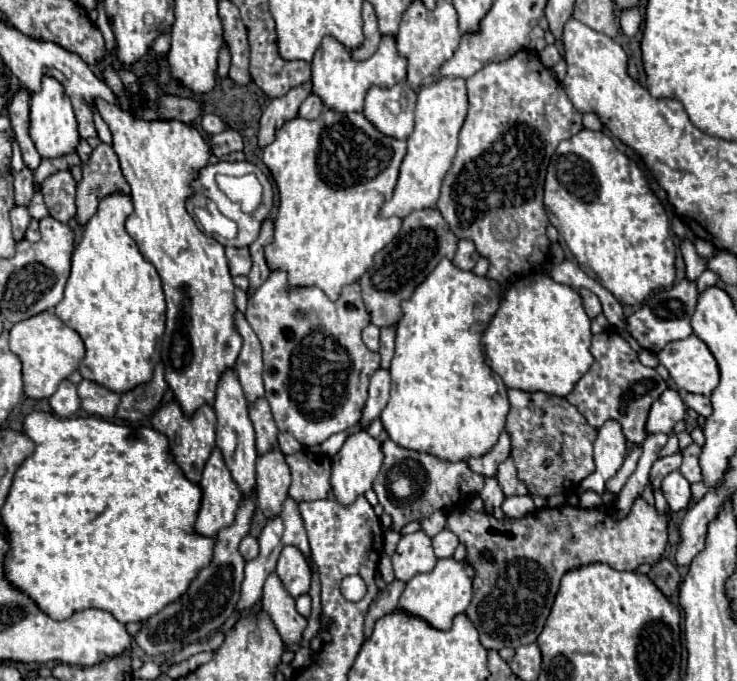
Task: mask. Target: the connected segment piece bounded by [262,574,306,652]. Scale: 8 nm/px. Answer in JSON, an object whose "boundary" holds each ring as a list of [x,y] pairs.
{"boundary":[[[270,574],[264,584],[262,608],[274,620],[274,624],[286,644],[286,650],[298,652],[298,648],[300,648],[298,644],[300,644],[302,632],[306,628],[306,618],[298,616],[294,600],[288,596],[288,592],[282,588],[282,582],[274,574]]]}

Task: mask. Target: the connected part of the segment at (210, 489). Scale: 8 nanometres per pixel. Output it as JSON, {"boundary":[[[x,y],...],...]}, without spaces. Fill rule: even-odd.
{"boundary":[[[214,450],[210,460],[206,462],[200,488],[202,504],[194,532],[200,536],[216,538],[222,528],[232,526],[236,510],[242,502],[242,494],[234,484],[220,450]]]}

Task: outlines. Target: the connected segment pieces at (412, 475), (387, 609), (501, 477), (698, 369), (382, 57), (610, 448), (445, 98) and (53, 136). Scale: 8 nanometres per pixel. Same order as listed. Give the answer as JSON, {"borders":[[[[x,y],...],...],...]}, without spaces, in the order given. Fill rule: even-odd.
{"borders":[[[[386,440],[382,444],[382,452],[384,452],[384,464],[382,464],[378,478],[374,480],[372,490],[376,492],[378,502],[382,504],[384,512],[390,514],[392,530],[396,530],[396,532],[400,532],[408,522],[414,522],[414,520],[420,522],[420,520],[428,518],[436,510],[450,514],[458,508],[464,508],[470,494],[478,494],[484,486],[484,478],[474,476],[474,472],[470,472],[466,462],[442,464],[442,460],[438,460],[436,456],[426,456],[422,452],[410,452],[398,444],[394,444],[392,440]],[[398,476],[402,476],[410,482],[412,492],[406,498],[396,498],[396,494],[392,492],[392,482]]],[[[394,580],[392,584],[386,586],[386,590],[382,590],[374,598],[374,602],[372,602],[370,610],[368,610],[368,616],[366,616],[366,626],[364,626],[364,638],[366,640],[370,638],[376,620],[380,620],[382,616],[386,616],[386,614],[390,614],[390,612],[396,610],[396,604],[398,604],[398,598],[400,598],[402,590],[404,590],[404,582]]],[[[510,458],[500,464],[496,478],[498,478],[498,484],[500,484],[504,496],[524,496],[524,494],[528,494],[526,486],[516,478],[514,464],[512,464]]],[[[696,334],[666,344],[666,348],[660,350],[658,360],[666,366],[678,390],[710,396],[718,386],[718,364],[708,346]]],[[[382,36],[380,48],[374,52],[372,58],[364,62],[354,62],[350,58],[350,52],[342,48],[334,38],[326,38],[314,60],[312,60],[312,92],[322,100],[324,108],[330,108],[338,114],[348,112],[362,112],[364,110],[364,96],[372,86],[378,88],[392,88],[394,84],[402,82],[406,78],[406,60],[398,56],[396,40],[390,36]]],[[[608,420],[600,430],[594,442],[594,462],[596,472],[582,480],[580,488],[586,492],[604,494],[606,482],[622,468],[626,458],[626,438],[622,436],[622,428],[616,420]]],[[[438,78],[432,84],[420,88],[416,102],[416,126],[408,140],[408,152],[400,166],[400,176],[394,188],[394,196],[380,210],[382,218],[390,216],[406,218],[414,210],[436,206],[440,198],[442,180],[456,156],[458,132],[464,124],[466,110],[468,110],[468,98],[466,98],[464,78]]],[[[44,76],[42,90],[38,94],[32,94],[30,98],[30,138],[42,158],[60,158],[72,154],[76,152],[76,146],[80,142],[78,122],[70,98],[66,96],[62,84],[58,84],[58,80],[50,76]]]]}

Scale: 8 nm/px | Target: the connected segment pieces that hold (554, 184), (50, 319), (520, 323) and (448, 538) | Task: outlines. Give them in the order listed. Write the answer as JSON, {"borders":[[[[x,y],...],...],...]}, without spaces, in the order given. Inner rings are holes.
{"borders":[[[[582,128],[570,140],[558,144],[548,164],[544,184],[544,210],[558,230],[558,244],[566,260],[578,264],[590,278],[600,282],[616,300],[638,306],[652,290],[668,288],[676,280],[676,248],[670,236],[670,218],[660,200],[650,190],[638,164],[620,152],[604,132]]],[[[42,312],[38,316],[14,324],[10,330],[10,350],[22,362],[24,392],[32,400],[50,398],[56,392],[58,384],[66,380],[74,370],[78,370],[80,360],[84,358],[84,342],[78,332],[68,328],[52,312]]],[[[534,274],[518,280],[508,292],[504,302],[500,304],[496,316],[488,324],[482,336],[482,352],[486,364],[500,374],[506,388],[522,390],[522,392],[546,392],[552,396],[568,396],[576,382],[588,372],[594,358],[590,354],[590,318],[582,308],[582,298],[570,286],[554,282],[550,276]]],[[[446,528],[438,536],[432,538],[432,546],[434,546],[436,558],[452,558],[452,554],[454,554],[454,550],[458,546],[458,538],[454,536],[454,532],[450,532]]]]}

